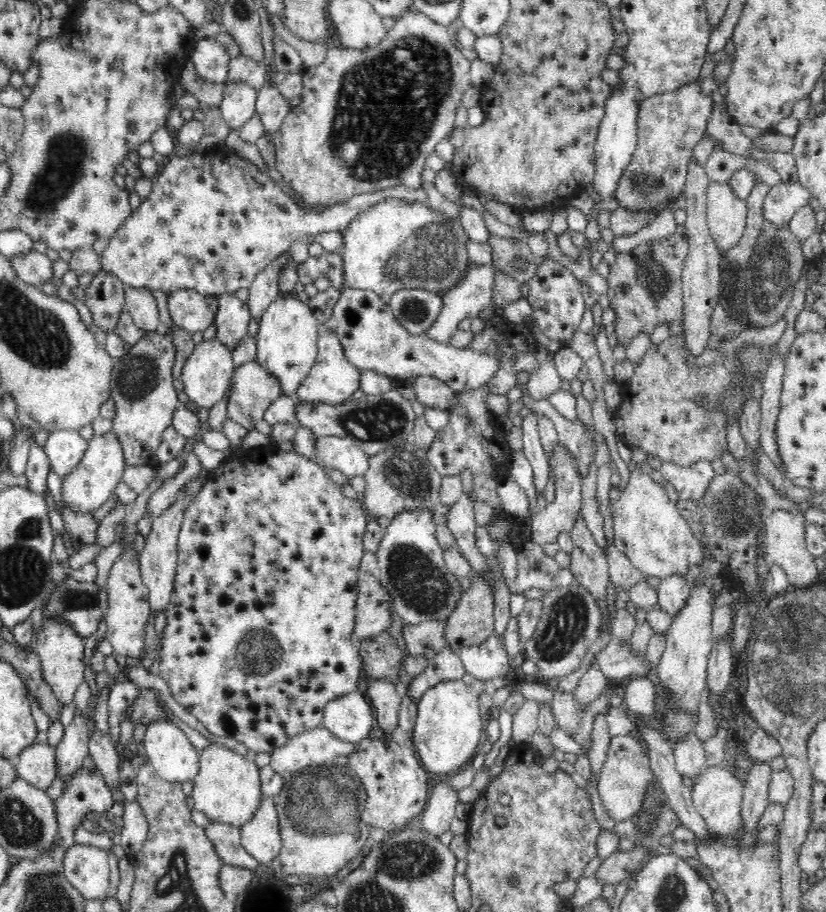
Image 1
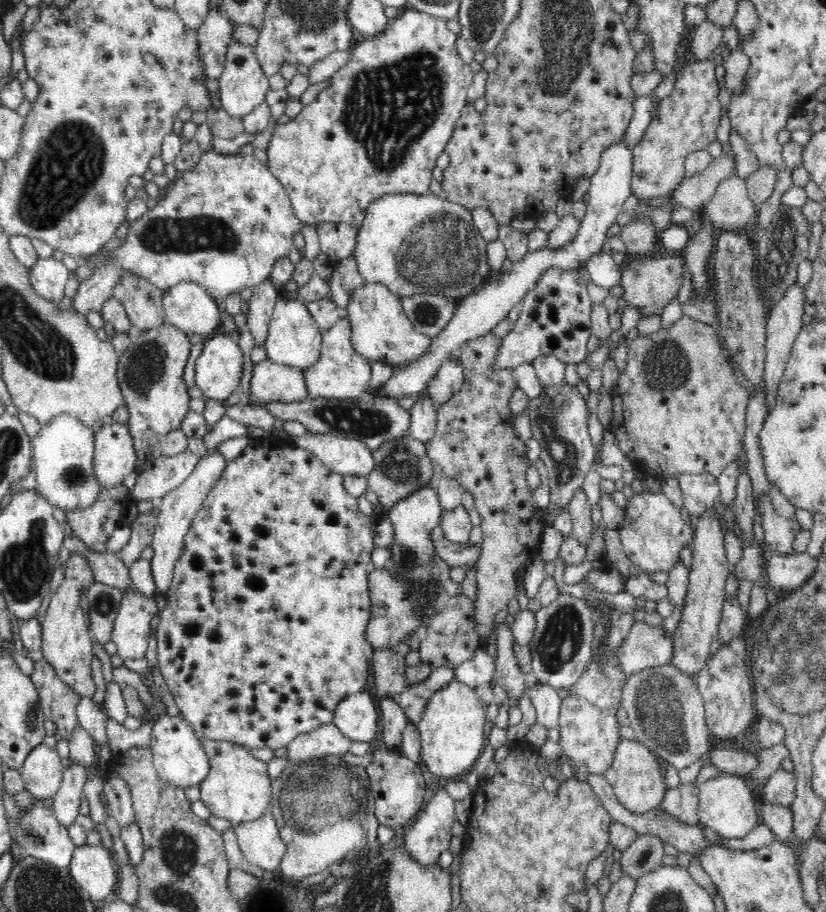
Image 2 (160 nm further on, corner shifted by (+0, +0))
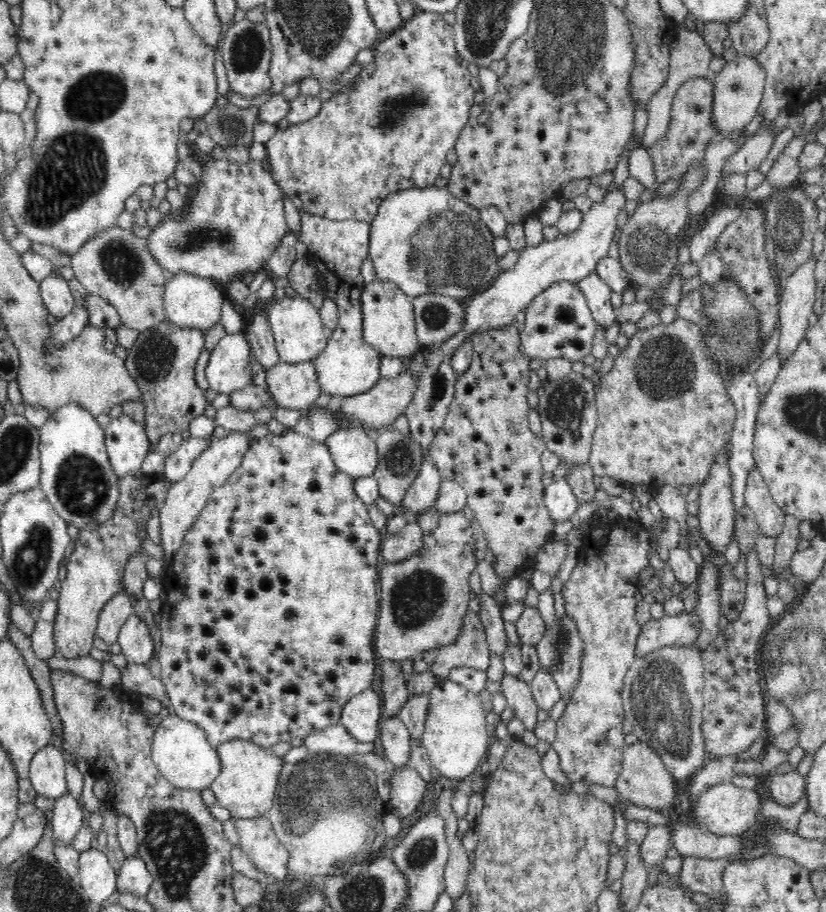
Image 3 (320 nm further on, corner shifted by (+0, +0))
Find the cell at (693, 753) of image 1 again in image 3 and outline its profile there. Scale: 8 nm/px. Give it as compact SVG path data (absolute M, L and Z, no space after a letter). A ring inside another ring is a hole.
M692 645L667 646L647 654L642 660L632 662L624 676L621 692L625 719L633 726L638 742L648 743L664 761L664 766L676 780L685 780L696 773L706 762L705 742L701 731L703 721L704 663L701 652Z

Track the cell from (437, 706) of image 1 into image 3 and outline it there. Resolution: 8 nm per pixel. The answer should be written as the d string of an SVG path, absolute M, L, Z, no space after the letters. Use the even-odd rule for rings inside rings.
M449 678L440 679L439 683L429 692L429 705L425 720L424 734L420 740L428 753L431 766L440 772L445 782L459 781L460 778L466 779L477 770L480 760L488 754L488 743L492 738L488 737L486 715L482 707L482 702L477 693L473 693L465 686L458 684Z

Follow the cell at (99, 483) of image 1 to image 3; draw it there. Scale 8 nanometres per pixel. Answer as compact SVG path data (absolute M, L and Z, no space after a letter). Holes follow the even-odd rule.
M124 412L120 417L110 419L104 430L104 444L113 473L120 480L134 476L142 469L144 459L151 451L144 423L136 422Z

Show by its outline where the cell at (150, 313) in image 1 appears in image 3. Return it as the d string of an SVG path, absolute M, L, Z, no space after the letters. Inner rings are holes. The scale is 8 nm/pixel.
M111 226L102 233L96 233L95 237L86 241L78 252L71 254L71 266L75 277L81 282L90 294L98 295L107 300L117 311L122 324L138 332L149 330L160 325L167 316L163 305L163 290L166 275L152 253L148 252L148 239L136 236L133 230Z

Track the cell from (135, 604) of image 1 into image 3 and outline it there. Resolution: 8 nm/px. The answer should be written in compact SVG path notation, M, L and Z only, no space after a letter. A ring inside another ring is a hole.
M132 614L120 628L117 641L128 663L146 664L154 654L154 643L146 626L139 616Z

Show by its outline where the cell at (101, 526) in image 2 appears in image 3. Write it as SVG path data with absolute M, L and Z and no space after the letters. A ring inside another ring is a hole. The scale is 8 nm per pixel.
M126 476L118 482L118 485L120 485L120 496L118 496L116 510L114 510L112 518L98 522L96 526L89 527L88 530L78 530L79 535L67 564L66 578L60 584L59 597L56 600L57 613L53 623L53 637L54 643L56 643L57 657L70 660L89 654L89 650L94 646L98 614L114 594L123 592L124 566L128 564L128 558L140 550L144 552L138 532L145 530L150 512L162 505L172 484L168 483L166 479L162 479L161 476L143 476L141 478Z

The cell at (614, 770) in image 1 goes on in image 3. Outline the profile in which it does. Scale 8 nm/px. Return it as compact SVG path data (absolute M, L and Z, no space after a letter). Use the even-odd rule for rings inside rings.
M636 742L626 745L622 756L622 770L618 774L615 789L622 799L638 807L649 809L668 809L675 807L674 784L676 779L664 766L664 761L648 743Z

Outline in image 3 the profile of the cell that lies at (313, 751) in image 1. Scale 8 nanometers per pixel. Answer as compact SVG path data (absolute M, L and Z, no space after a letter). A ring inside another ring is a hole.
M340 722L334 726L324 728L314 735L304 738L310 755L344 756L368 754L374 752L373 742L360 742L352 737Z

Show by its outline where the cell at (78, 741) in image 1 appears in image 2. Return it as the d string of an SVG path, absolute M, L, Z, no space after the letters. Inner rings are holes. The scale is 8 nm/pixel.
M71 760L72 765L64 770L58 792L53 796L54 805L51 807L54 817L64 827L70 827L79 816L83 790L86 782L87 767Z

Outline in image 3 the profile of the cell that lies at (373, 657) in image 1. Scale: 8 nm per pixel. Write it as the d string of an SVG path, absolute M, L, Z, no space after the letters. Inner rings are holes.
M378 658L377 668L382 672L382 692L385 694L382 696L384 714L398 716L400 708L406 704L410 696L400 663Z

